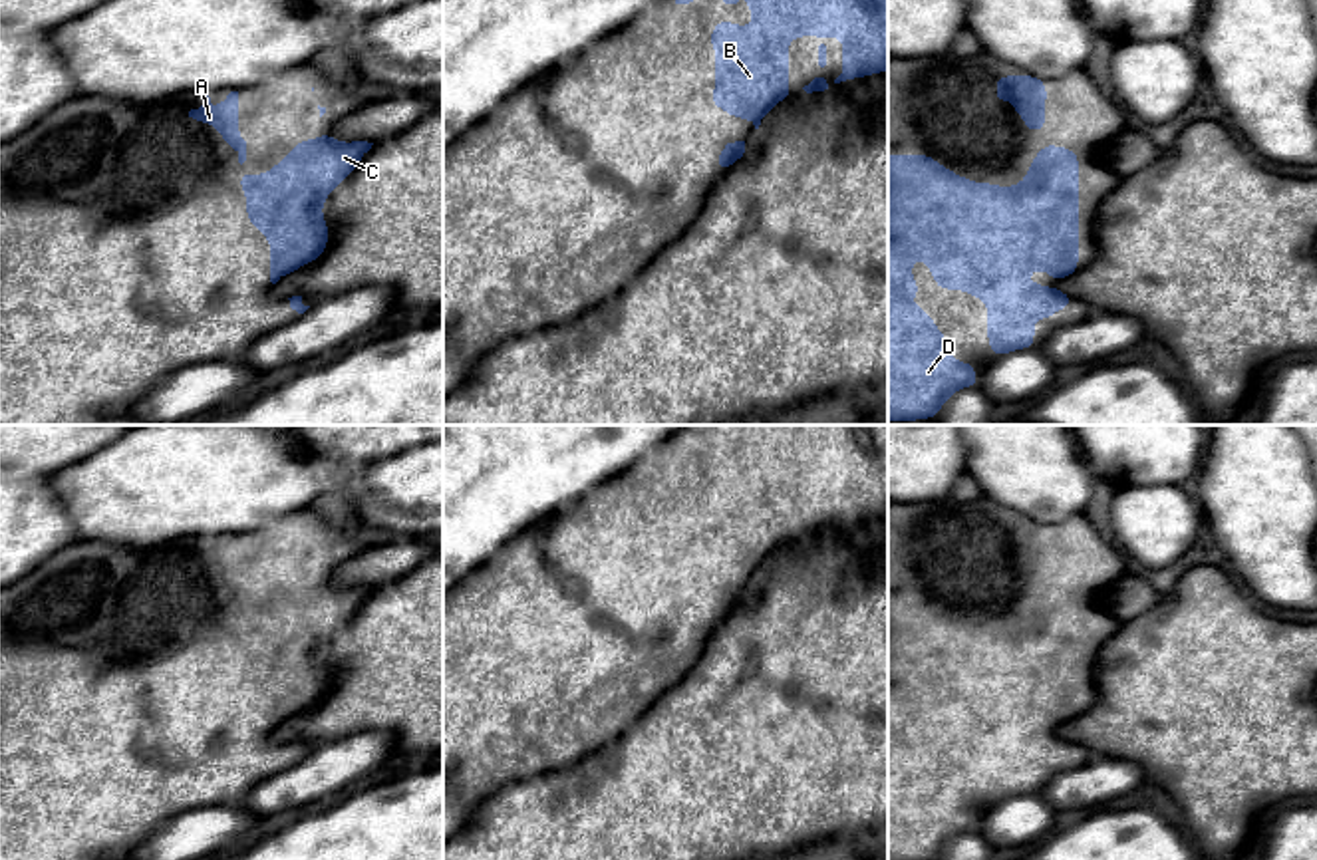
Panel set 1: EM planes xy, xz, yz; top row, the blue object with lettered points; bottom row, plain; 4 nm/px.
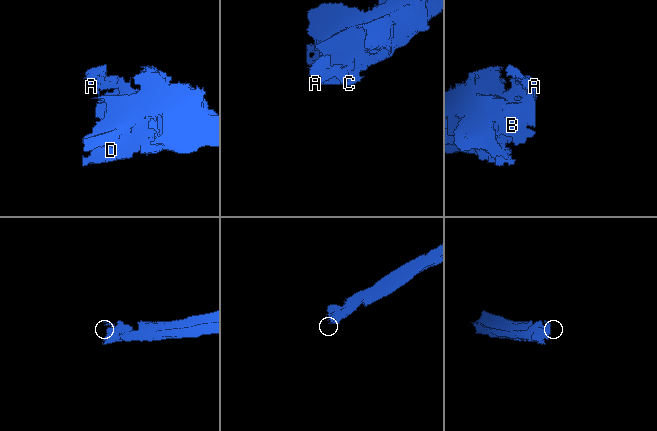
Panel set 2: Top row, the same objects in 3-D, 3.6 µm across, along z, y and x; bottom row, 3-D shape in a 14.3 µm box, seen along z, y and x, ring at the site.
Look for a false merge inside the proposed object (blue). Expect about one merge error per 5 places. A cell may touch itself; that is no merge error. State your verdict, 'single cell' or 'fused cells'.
single cell

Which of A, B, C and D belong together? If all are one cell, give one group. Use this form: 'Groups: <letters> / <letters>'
Groups: A B C D

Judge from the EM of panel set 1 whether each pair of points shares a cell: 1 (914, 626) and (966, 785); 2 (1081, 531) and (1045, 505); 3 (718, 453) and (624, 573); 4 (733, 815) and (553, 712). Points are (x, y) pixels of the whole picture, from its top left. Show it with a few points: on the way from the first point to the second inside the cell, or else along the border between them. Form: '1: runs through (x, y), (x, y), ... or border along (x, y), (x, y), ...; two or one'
1: runs through (914, 666), (914, 733), (926, 745); one
2: border along (1073, 515), (1059, 523); two
3: runs through (714, 483), (654, 543); one
4: border along (644, 712), (612, 741), (586, 753), (575, 765); two

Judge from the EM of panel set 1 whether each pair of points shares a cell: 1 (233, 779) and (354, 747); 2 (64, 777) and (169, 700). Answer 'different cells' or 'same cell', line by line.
1: different cells
2: same cell

